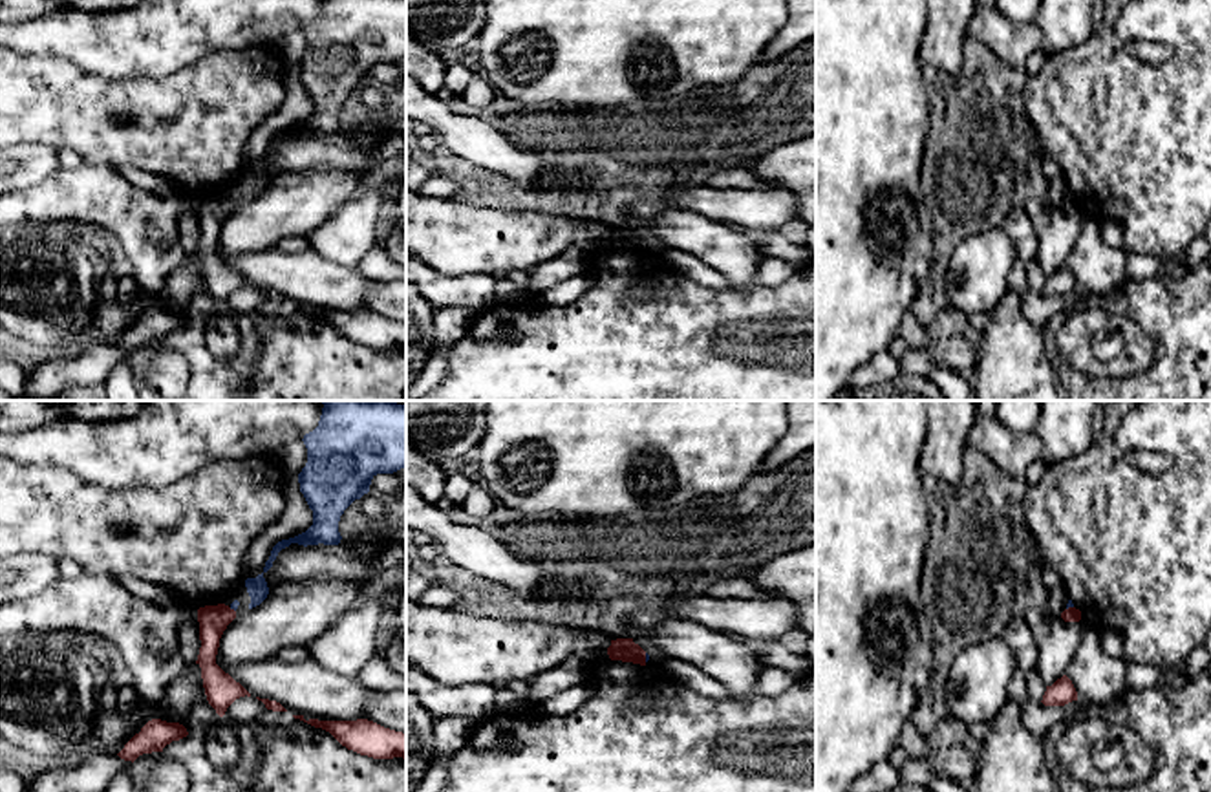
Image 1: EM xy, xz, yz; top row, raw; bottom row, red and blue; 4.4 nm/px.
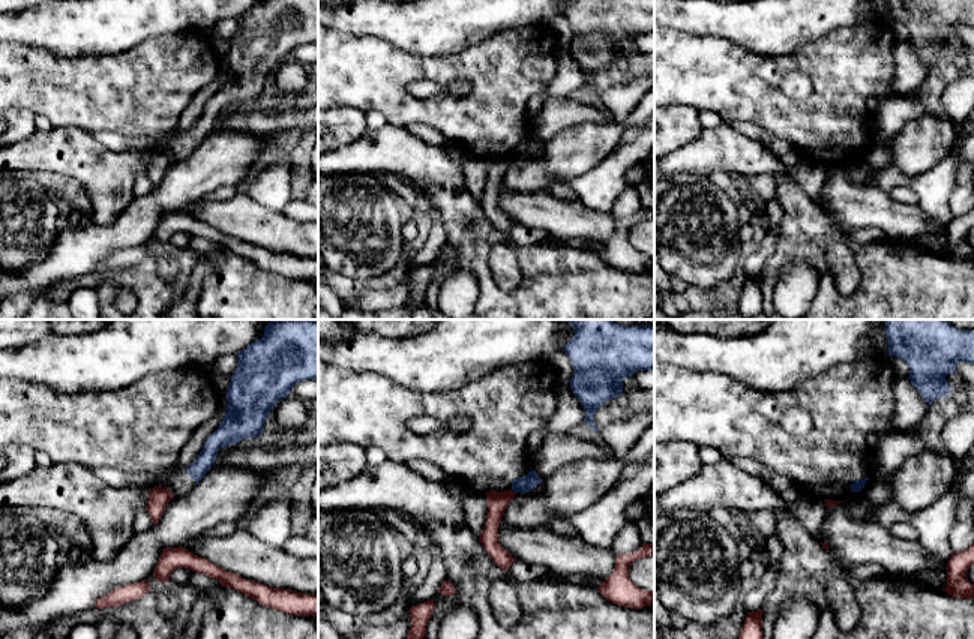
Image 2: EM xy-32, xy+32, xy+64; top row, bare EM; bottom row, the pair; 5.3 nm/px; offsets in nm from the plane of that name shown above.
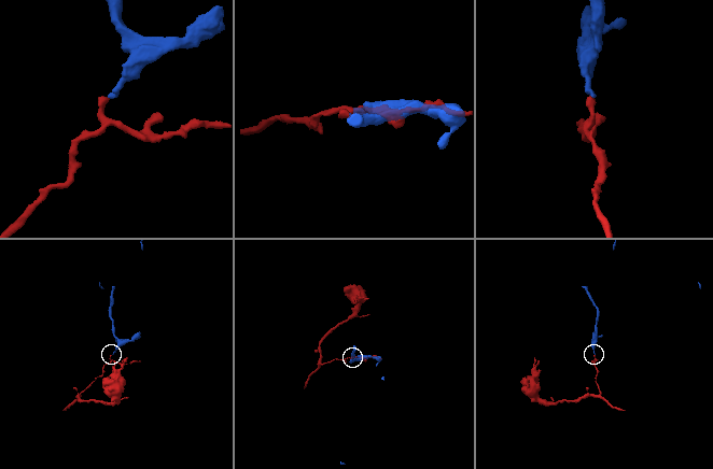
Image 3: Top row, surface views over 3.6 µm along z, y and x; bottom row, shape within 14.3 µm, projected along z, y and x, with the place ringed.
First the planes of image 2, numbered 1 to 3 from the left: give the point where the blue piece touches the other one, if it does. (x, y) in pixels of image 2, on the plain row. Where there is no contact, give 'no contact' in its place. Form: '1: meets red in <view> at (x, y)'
1: no contact
2: meets red in xy+32 at (512, 155)
3: no contact

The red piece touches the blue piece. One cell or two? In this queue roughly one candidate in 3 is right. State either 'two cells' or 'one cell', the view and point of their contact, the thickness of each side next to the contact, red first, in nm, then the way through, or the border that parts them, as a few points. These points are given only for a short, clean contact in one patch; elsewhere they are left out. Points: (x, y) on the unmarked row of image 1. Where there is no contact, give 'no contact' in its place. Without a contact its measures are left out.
two cells; contact xz (644, 247); calibres 100 and 20 nm; border xz (644, 244), (646, 251)

